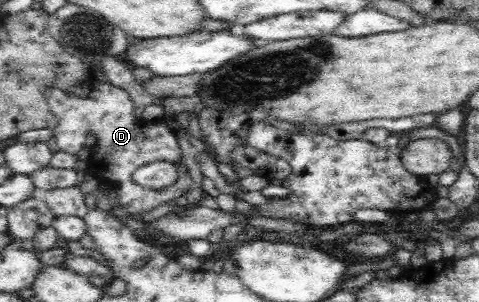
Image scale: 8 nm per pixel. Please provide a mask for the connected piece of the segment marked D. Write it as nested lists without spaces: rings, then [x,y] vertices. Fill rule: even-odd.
[[[94,83],[93,91],[86,98],[52,88],[48,92],[48,101],[52,114],[57,118],[57,125],[51,129],[51,137],[56,141],[58,150],[76,155],[83,147],[86,134],[92,132],[96,141],[89,147],[88,173],[104,185],[118,188],[121,205],[128,212],[152,210],[174,198],[182,198],[192,188],[194,182],[188,167],[182,162],[182,150],[171,123],[165,118],[138,119],[134,115],[134,101],[123,88],[110,83]],[[158,161],[175,166],[177,177],[173,183],[156,190],[140,186],[132,179],[132,174],[140,166]]]

